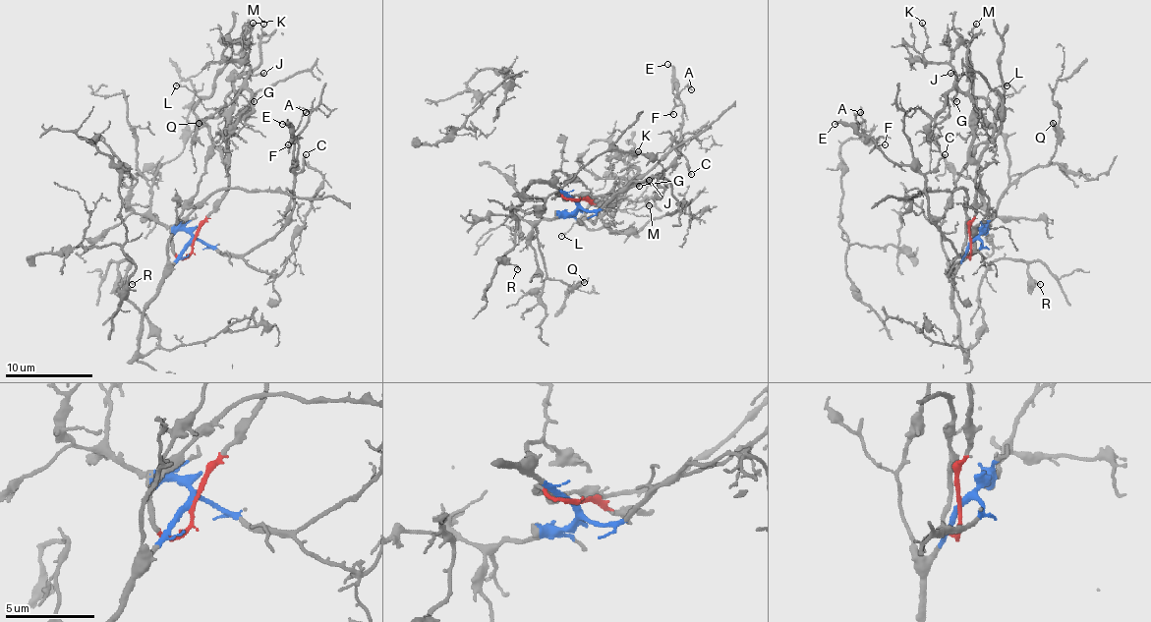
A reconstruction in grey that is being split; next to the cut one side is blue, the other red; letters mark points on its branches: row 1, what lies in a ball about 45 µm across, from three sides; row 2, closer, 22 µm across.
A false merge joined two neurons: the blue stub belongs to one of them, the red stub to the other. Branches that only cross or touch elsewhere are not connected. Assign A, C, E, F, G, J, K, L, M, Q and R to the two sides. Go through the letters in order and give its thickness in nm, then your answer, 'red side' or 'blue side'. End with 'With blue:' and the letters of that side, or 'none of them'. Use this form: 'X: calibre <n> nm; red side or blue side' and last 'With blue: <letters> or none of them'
A: calibre 150 nm; blue side
C: calibre 160 nm; blue side
E: calibre 180 nm; blue side
F: calibre 100 nm; blue side
G: calibre 150 nm; red side
J: calibre 110 nm; red side
K: calibre 120 nm; red side
L: calibre 120 nm; red side
M: calibre 110 nm; red side
Q: calibre 160 nm; blue side
R: calibre 100 nm; blue side
With blue: A, C, E, F, Q, R

